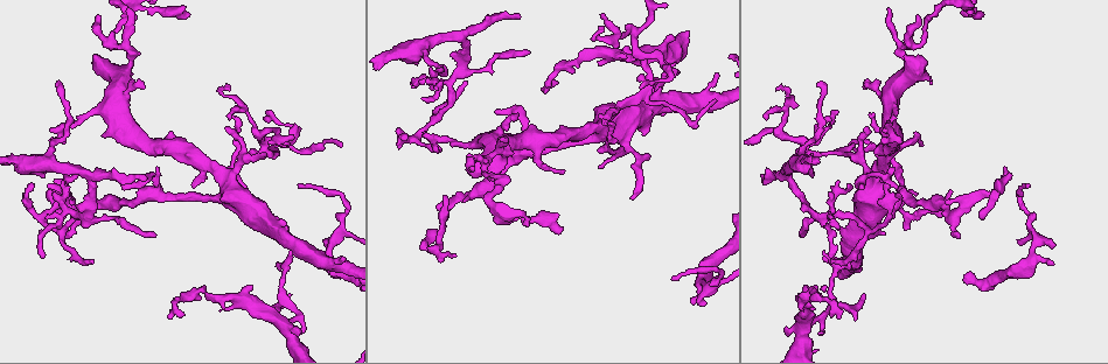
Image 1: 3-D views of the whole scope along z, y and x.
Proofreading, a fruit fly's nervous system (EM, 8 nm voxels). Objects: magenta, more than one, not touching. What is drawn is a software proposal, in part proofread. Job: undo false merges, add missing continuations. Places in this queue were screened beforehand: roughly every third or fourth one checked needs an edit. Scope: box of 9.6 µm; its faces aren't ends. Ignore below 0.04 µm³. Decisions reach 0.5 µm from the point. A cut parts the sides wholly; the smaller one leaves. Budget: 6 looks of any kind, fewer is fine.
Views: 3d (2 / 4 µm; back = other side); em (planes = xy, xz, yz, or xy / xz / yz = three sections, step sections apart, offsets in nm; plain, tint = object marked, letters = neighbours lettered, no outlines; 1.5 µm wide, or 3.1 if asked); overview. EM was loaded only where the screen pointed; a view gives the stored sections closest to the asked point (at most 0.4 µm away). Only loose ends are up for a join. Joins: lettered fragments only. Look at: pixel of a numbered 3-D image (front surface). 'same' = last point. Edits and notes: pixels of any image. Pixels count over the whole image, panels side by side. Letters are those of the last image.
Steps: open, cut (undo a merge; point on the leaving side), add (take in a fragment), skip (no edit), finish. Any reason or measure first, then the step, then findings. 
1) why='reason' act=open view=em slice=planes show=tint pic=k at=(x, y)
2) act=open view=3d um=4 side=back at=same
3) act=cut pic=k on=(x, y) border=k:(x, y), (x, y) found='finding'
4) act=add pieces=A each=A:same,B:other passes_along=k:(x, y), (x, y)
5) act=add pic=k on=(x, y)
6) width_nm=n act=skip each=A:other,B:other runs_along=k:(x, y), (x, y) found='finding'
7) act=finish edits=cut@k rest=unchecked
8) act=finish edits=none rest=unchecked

why='branch stops here' act=open view=em slice=xy step=4 show=letters pic=1 at=(67, 238)

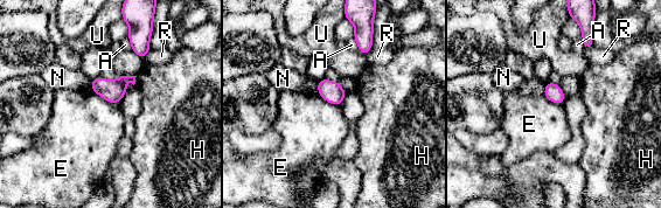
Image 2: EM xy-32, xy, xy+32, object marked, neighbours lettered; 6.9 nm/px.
longest_contact=E:220nm act=skip each=A:other,E:other,H:other,N:other,R:other,U:other border=2:(90, 88), (106, 101), (117, 104) found='none of them fits'

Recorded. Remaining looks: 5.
why='sharp bend' act=open view=em slice=planes show=letters pic=1 at=(448, 84)

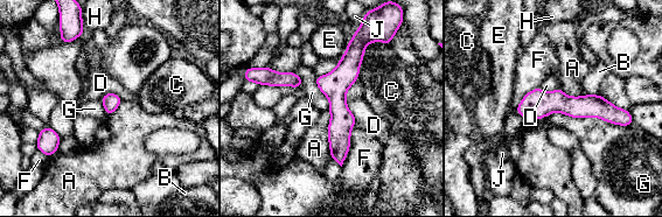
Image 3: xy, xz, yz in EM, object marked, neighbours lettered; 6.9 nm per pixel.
act=skip each=A:other,B:other,C:other,D:other,E:other,F:other,G:other,H:other,J:other runs_along=3:(368, 30), (339, 81), (339, 159) found='one neuron here'

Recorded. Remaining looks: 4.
why='tapers out' act=open view=3d um=2 pic=1 at=(897, 194)

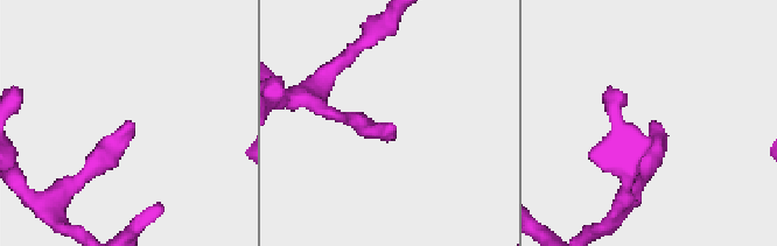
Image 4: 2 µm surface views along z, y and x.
why='now the EM' act=open view=em slice=xy step=4 show=letters pic=4 at=(394, 127)

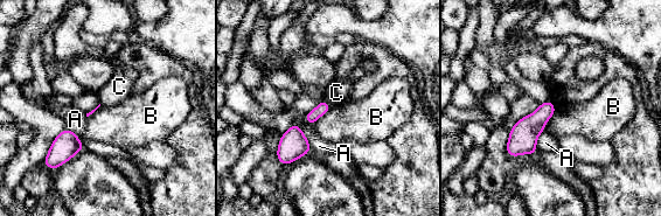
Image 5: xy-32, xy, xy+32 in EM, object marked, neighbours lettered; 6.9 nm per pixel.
longest_contact=A:240nm act=skip each=A:other,B:other,C:other border=5:(556, 109), (544, 125), (543, 131) found='no lettered fragment goes on from it'

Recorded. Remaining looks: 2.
act=finish edits=none rest=unchecked

